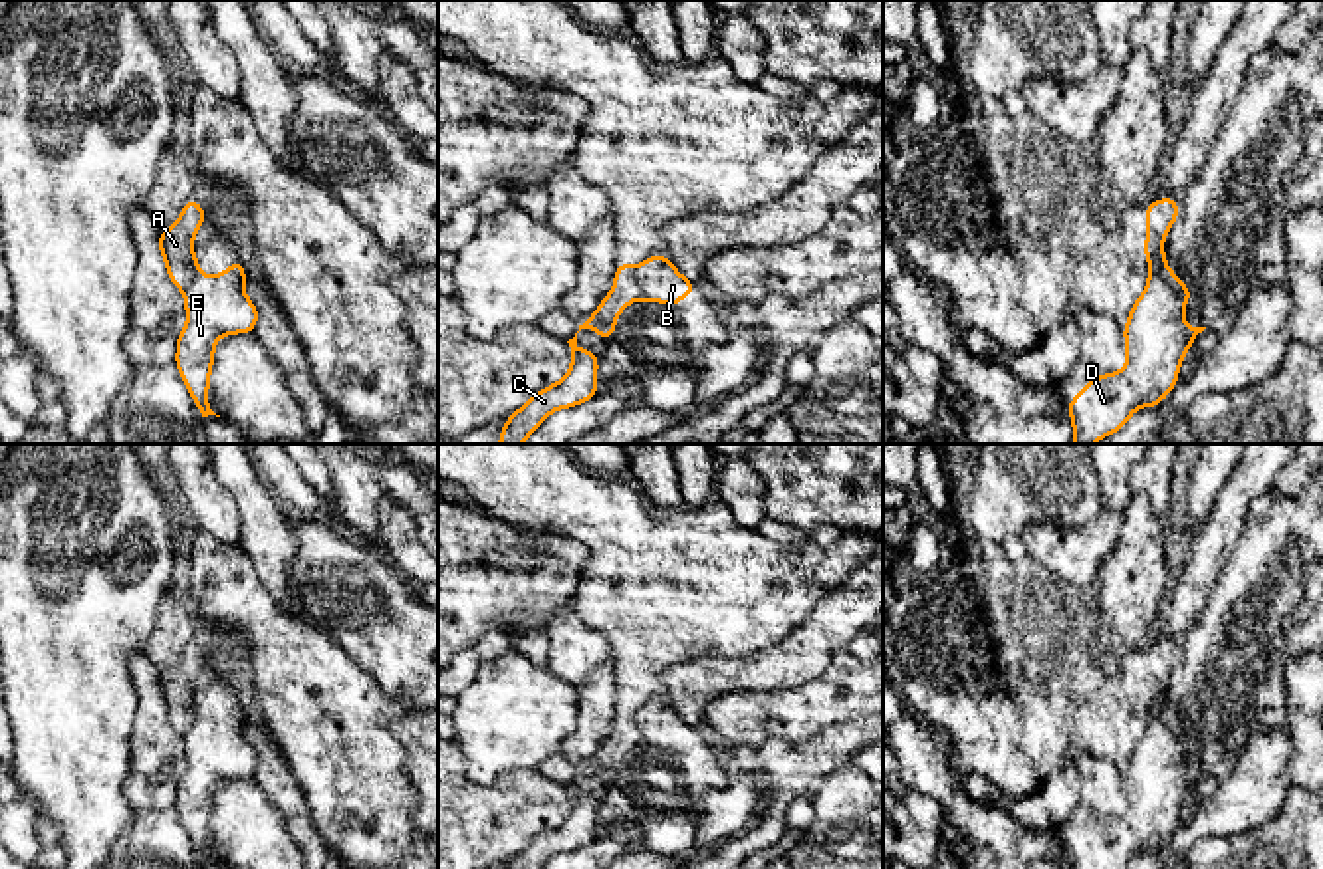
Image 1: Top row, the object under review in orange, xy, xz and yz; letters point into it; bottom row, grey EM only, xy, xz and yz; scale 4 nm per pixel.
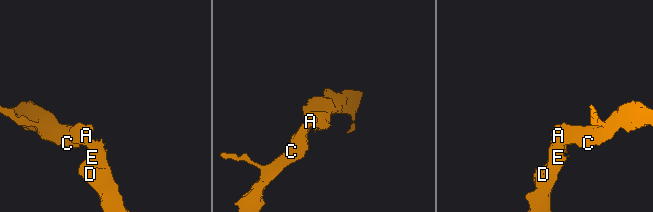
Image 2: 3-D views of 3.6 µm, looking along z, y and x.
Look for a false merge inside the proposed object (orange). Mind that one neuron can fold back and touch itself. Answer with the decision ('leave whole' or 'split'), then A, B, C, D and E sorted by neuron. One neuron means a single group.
split | A C / B D E

